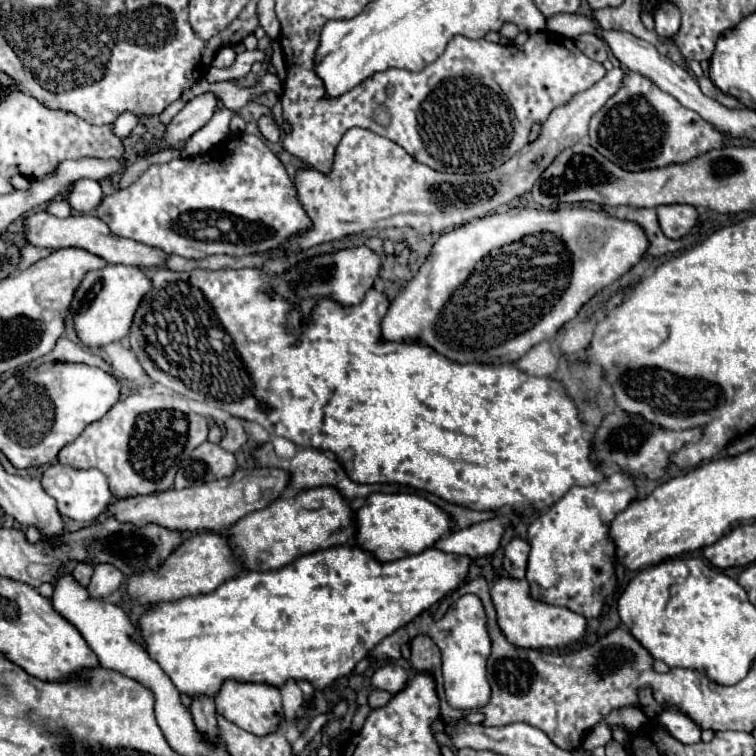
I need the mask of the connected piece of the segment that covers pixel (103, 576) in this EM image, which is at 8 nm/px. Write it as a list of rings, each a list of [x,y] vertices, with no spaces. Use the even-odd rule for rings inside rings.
[[[98,564],[98,566],[94,566],[94,576],[88,584],[88,590],[96,598],[106,598],[112,592],[116,592],[122,582],[124,582],[124,574],[116,566]]]

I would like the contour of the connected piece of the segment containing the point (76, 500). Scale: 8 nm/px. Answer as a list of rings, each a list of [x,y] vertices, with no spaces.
[[[60,462],[48,466],[42,474],[42,486],[44,490],[58,502],[58,512],[66,518],[72,520],[80,520],[80,522],[90,522],[96,520],[104,508],[110,504],[112,494],[106,482],[106,476],[96,470],[96,468],[88,468],[88,470],[76,470],[72,466],[64,466]]]

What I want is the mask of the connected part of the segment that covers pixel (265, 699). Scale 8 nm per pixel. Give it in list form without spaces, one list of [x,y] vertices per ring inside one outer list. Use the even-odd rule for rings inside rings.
[[[226,680],[214,700],[216,700],[218,714],[222,714],[224,718],[232,720],[240,728],[254,732],[254,734],[272,732],[284,714],[282,702],[280,702],[280,692],[276,686],[270,686],[270,684],[244,684],[238,680]]]

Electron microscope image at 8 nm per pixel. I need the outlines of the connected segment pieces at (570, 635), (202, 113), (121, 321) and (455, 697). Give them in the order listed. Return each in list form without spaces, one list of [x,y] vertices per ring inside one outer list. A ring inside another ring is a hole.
[[[502,576],[494,582],[490,588],[492,604],[496,610],[496,622],[506,636],[510,644],[516,644],[520,648],[558,648],[568,646],[584,636],[586,630],[586,618],[560,606],[552,606],[546,602],[538,602],[530,594],[528,580],[518,580],[510,576]]]
[[[204,92],[196,98],[192,98],[168,124],[168,130],[164,134],[162,146],[178,144],[180,140],[188,140],[194,132],[198,132],[202,126],[210,122],[210,118],[216,112],[220,98],[214,92]]]
[[[106,266],[88,272],[72,300],[72,320],[80,340],[90,348],[100,348],[128,336],[134,314],[150,290],[152,280],[140,266]]]
[[[466,594],[452,604],[452,608],[446,612],[444,618],[436,621],[433,619],[431,611],[424,612],[412,624],[396,630],[392,636],[384,638],[370,652],[370,656],[374,656],[376,660],[382,660],[382,658],[398,660],[400,646],[404,642],[410,642],[420,632],[432,636],[432,640],[442,650],[442,672],[444,672],[444,688],[446,688],[448,704],[452,708],[460,708],[460,710],[476,710],[476,706],[484,706],[490,700],[490,688],[488,688],[486,664],[484,664],[484,660],[488,658],[488,652],[490,652],[490,640],[488,640],[488,632],[486,632],[486,614],[484,614],[480,600],[472,594]]]

